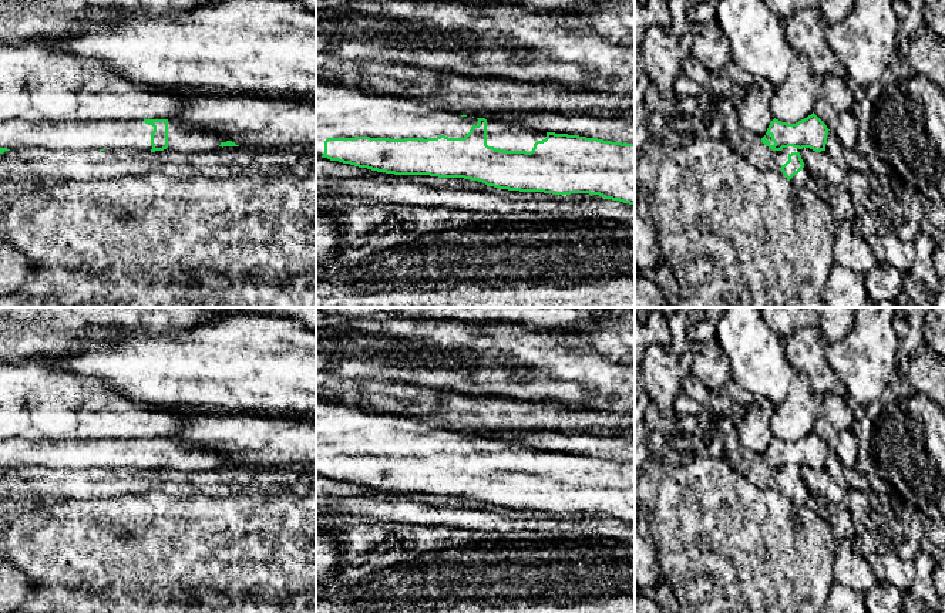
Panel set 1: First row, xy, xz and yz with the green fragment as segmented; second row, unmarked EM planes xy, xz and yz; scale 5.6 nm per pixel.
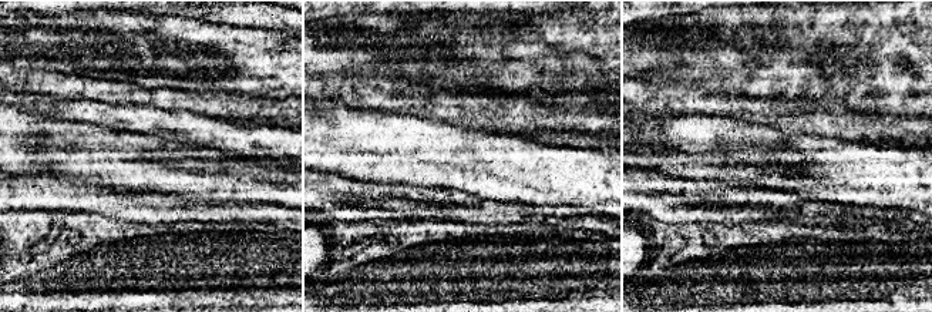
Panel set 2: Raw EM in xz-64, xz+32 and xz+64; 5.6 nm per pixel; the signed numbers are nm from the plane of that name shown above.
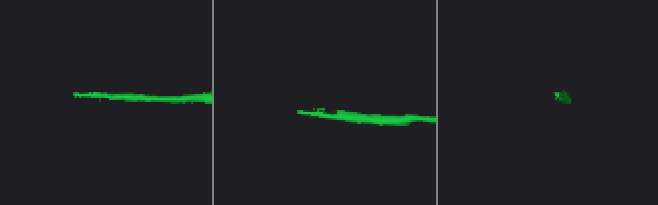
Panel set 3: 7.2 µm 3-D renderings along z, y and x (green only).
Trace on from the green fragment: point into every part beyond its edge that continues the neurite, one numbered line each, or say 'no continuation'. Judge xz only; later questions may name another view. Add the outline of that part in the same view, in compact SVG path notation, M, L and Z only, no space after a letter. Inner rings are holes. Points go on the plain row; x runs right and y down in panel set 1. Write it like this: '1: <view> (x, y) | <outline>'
1: xz (342, 430) | M316 401L316 475L327 457L464 457L478 438L390 414L367 414L352 404Z

